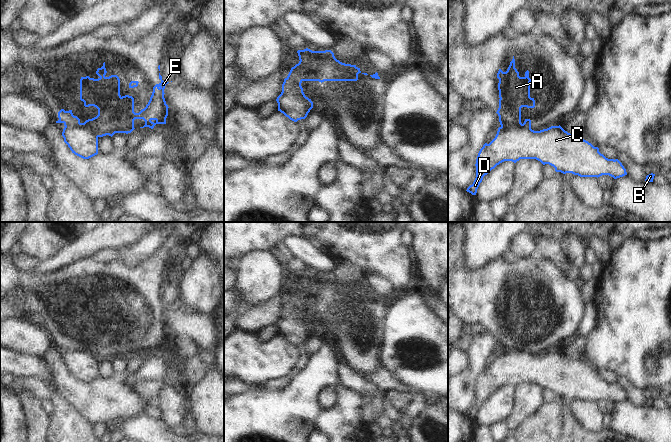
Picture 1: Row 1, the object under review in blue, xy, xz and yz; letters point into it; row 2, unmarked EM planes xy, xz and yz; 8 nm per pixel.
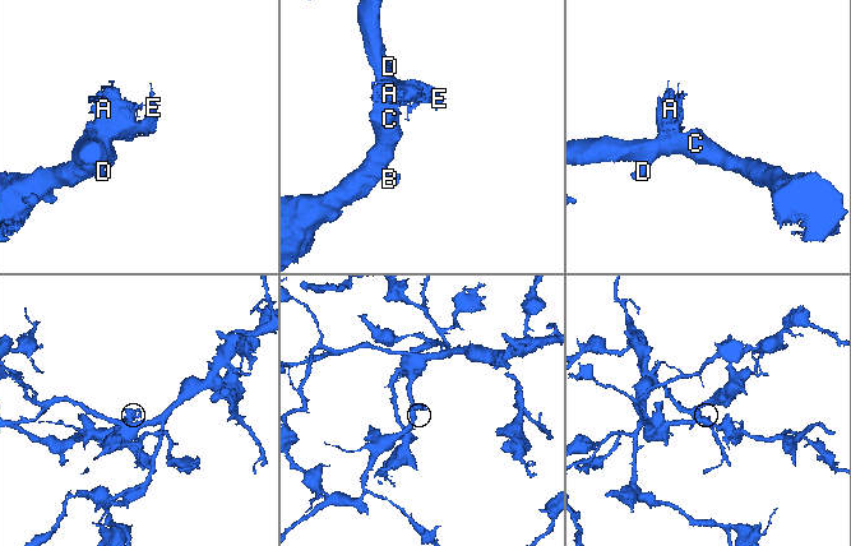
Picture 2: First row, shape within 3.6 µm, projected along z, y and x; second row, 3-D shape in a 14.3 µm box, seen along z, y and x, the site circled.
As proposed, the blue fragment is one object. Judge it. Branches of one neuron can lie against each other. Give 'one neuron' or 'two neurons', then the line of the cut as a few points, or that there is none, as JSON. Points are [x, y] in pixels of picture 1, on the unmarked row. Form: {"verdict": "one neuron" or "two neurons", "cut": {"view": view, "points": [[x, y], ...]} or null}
{"verdict": "two neurons", "cut": {"view": "xz", "points": [[313, 275], [307, 282], [314, 295], [303, 304]]}}

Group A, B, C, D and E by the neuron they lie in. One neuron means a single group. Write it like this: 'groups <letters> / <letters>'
groups A E / B C D

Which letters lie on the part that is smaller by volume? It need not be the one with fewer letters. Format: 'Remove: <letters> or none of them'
Remove: A, E

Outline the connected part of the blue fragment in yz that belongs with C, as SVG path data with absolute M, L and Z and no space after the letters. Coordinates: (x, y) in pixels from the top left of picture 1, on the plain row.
M560 349L551 350L547 353L540 355L534 355L532 353L526 353L524 351L511 351L504 352L499 351L495 362L489 367L485 367L480 373L476 383L476 402L472 409L467 412L467 416L472 419L476 419L477 413L483 404L483 401L487 399L492 393L504 385L512 385L516 387L520 383L536 383L543 389L549 388L555 392L556 396L563 398L572 397L580 401L600 401L602 399L609 399L614 403L627 399L626 393L618 383L608 383L599 376L598 371L594 371L591 367L584 364L579 360L574 360L565 355Z

